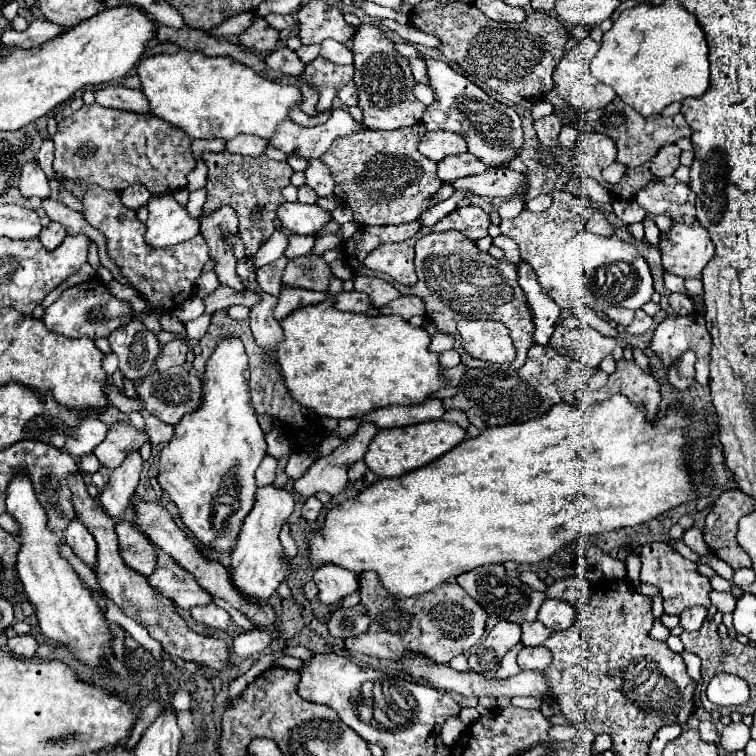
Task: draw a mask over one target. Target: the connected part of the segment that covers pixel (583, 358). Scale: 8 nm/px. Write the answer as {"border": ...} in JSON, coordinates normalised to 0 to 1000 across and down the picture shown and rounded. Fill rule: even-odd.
{"border":[[[737,430],[734,440],[726,448],[726,459],[734,464],[747,462],[776,485],[792,485],[792,480],[811,464],[813,456],[813,448],[795,443],[784,433],[750,435],[745,430]]]}

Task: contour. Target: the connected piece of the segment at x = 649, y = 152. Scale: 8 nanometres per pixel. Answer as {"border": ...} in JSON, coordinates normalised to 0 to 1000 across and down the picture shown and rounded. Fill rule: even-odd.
{"border":[[[813,128],[803,142],[790,144],[790,147],[776,147],[771,149],[771,157],[792,176],[806,179],[808,184],[813,184],[816,189],[816,213],[821,213],[829,221],[845,221],[851,216],[856,216],[858,210],[864,210],[869,205],[869,200],[882,192],[882,189],[893,189],[896,184],[903,181],[914,181],[914,168],[909,165],[906,155],[901,149],[890,152],[890,155],[877,155],[877,152],[861,152],[861,155],[848,155],[837,142],[827,139],[819,128]]]}

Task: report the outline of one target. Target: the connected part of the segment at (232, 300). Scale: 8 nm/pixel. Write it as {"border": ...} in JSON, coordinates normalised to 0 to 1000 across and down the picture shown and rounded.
{"border":[[[290,377],[279,390],[274,390],[269,396],[271,401],[271,414],[284,414],[290,409],[298,409],[303,403],[324,403],[324,406],[335,406],[340,401],[340,389],[336,385],[324,382],[323,385],[308,385],[300,377]]]}

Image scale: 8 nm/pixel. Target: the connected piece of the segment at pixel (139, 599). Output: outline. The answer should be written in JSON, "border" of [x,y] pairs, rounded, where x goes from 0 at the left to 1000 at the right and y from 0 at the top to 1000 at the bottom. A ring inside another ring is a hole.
{"border":[[[97,628],[97,634],[91,634],[91,644],[97,649],[97,668],[99,668],[99,679],[107,687],[107,692],[118,700],[118,705],[126,710],[128,716],[128,763],[131,763],[131,774],[134,779],[142,784],[142,790],[173,819],[179,819],[181,824],[187,824],[197,840],[202,845],[208,845],[216,853],[216,861],[231,869],[239,869],[245,874],[255,874],[261,880],[274,880],[282,888],[298,888],[306,877],[303,877],[303,856],[295,845],[287,843],[271,843],[263,837],[255,837],[247,824],[239,819],[239,813],[234,811],[231,800],[224,798],[221,790],[213,790],[197,771],[194,763],[189,763],[187,758],[176,755],[173,750],[165,747],[165,742],[160,742],[157,734],[157,721],[155,721],[155,705],[152,705],[152,689],[147,684],[139,681],[139,676],[134,673],[134,668],[118,657],[112,636],[107,628]]]}

